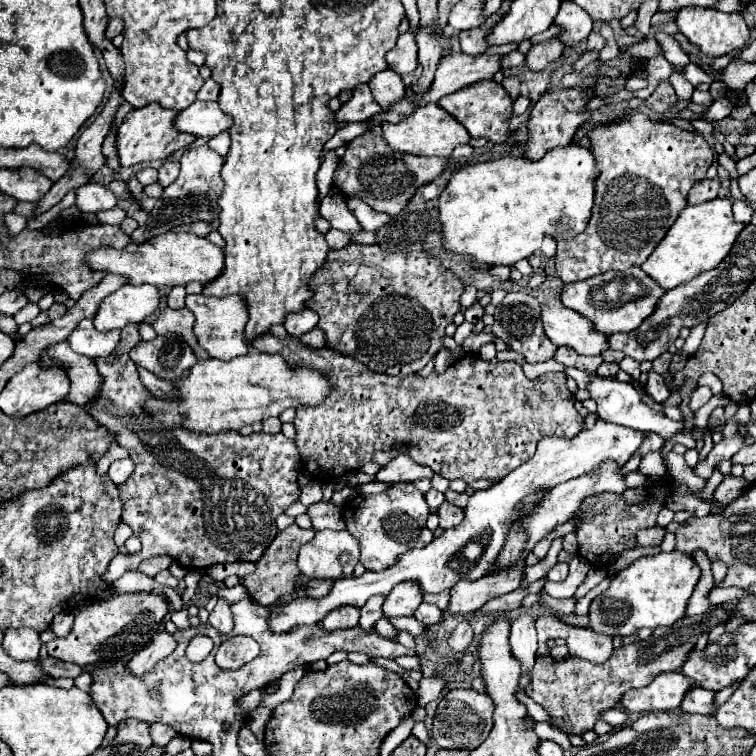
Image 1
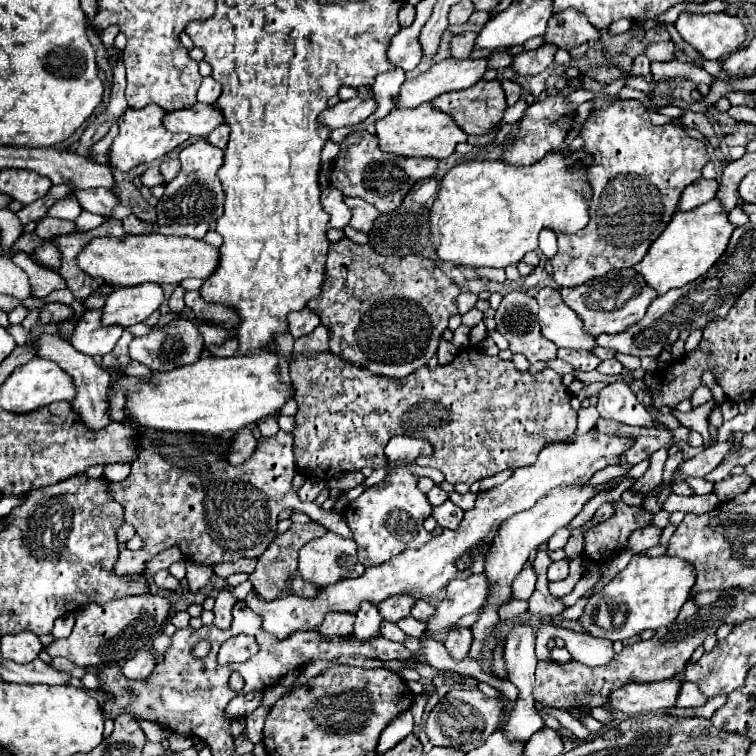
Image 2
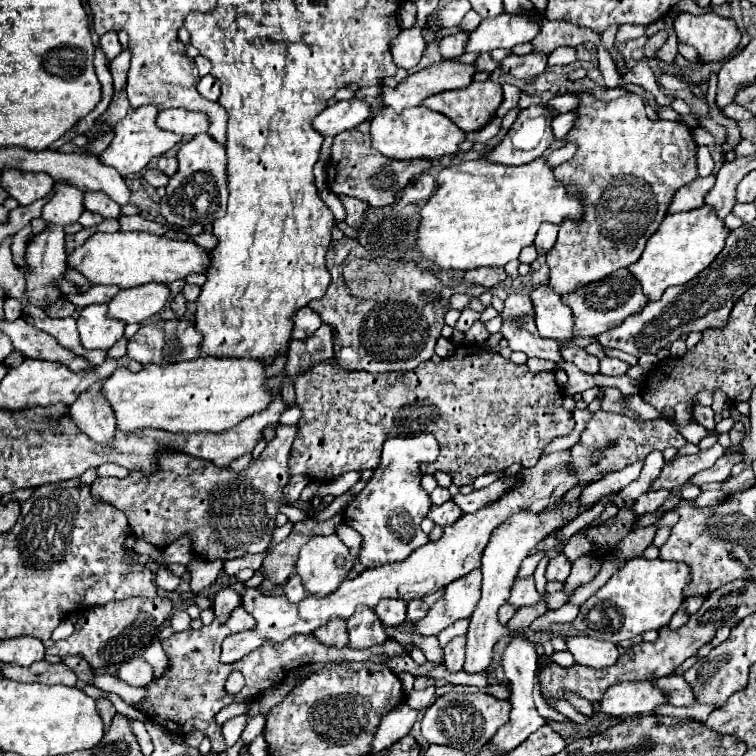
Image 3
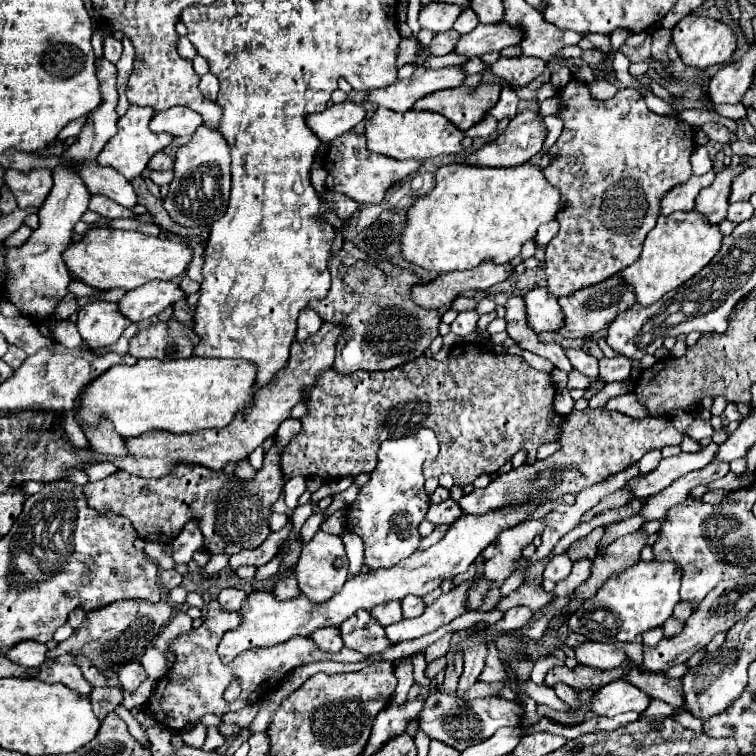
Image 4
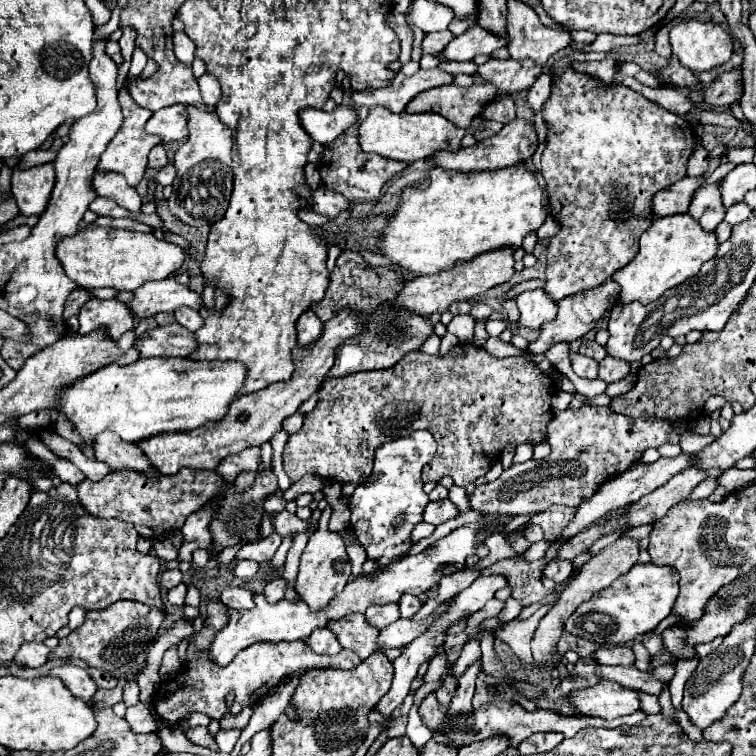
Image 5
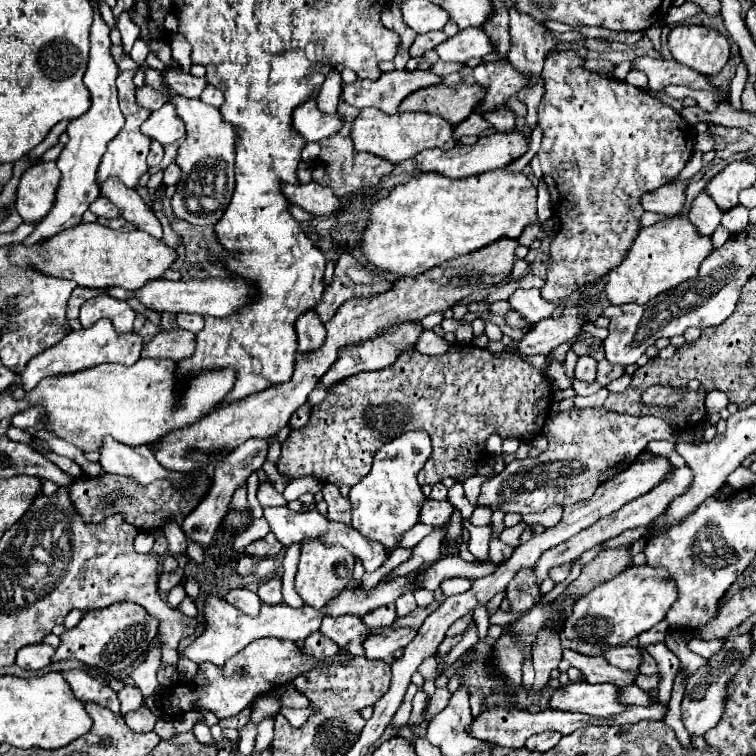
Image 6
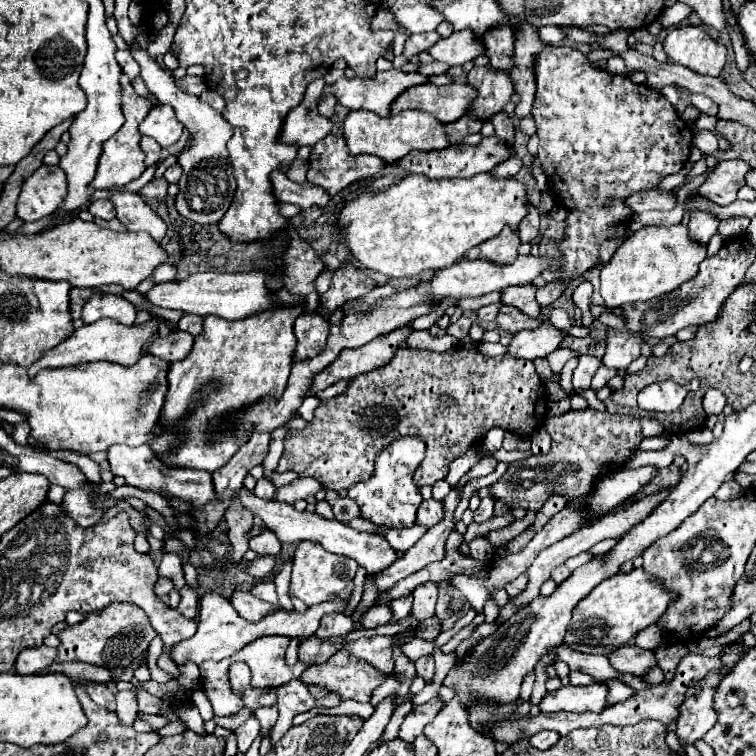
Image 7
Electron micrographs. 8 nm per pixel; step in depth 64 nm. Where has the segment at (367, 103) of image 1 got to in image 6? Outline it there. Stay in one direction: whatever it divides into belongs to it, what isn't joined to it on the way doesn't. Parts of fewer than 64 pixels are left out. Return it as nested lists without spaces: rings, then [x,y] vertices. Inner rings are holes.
[[[308,100],[302,106],[298,106],[292,114],[294,128],[306,138],[306,142],[320,142],[328,136],[334,136],[344,120],[342,116],[336,114],[324,114],[318,110],[316,100]]]

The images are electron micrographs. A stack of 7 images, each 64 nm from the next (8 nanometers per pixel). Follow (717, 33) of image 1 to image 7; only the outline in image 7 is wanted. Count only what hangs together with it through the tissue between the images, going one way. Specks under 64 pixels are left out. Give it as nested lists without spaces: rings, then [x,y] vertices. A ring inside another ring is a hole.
[[[702,26],[672,28],[664,40],[664,52],[670,62],[708,76],[720,76],[726,64],[726,46],[712,38]]]

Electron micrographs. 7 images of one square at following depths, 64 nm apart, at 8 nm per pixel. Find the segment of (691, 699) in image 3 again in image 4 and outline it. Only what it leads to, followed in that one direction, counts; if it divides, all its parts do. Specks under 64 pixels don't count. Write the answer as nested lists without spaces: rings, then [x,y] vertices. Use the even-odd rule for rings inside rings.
[[[630,670],[628,676],[624,678],[632,684],[636,684],[640,690],[648,692],[650,696],[672,704],[672,706],[684,706],[684,694],[682,694],[682,682],[676,678],[668,678],[664,674],[654,674],[654,672],[638,672]]]

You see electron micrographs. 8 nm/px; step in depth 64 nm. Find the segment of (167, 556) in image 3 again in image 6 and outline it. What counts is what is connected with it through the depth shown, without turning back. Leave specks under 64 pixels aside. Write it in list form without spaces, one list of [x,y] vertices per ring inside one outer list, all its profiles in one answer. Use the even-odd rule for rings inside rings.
[[[254,438],[254,440],[244,442],[240,448],[236,448],[236,450],[230,452],[230,454],[226,454],[224,458],[220,458],[220,464],[214,466],[214,486],[210,488],[208,496],[192,510],[192,512],[184,518],[184,522],[182,522],[182,530],[184,530],[184,534],[186,534],[192,542],[196,542],[196,544],[200,544],[200,546],[208,546],[208,544],[214,540],[216,530],[218,530],[222,518],[224,518],[226,512],[228,512],[228,504],[230,504],[230,500],[232,500],[234,490],[236,490],[250,474],[254,474],[256,470],[262,468],[262,464],[264,464],[264,460],[266,460],[266,452],[268,452],[268,440],[256,440],[256,438]]]

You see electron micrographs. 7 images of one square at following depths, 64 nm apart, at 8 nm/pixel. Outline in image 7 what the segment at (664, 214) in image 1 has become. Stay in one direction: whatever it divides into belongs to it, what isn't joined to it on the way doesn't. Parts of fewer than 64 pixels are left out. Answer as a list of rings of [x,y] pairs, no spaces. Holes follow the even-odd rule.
[[[570,46],[544,48],[536,62],[536,80],[538,100],[534,100],[532,114],[540,136],[538,160],[548,176],[548,190],[556,196],[558,204],[568,210],[566,232],[558,246],[562,254],[558,260],[560,276],[536,291],[538,304],[550,306],[564,294],[566,286],[560,286],[562,282],[570,282],[582,276],[586,270],[602,266],[600,244],[604,240],[626,238],[630,234],[632,212],[626,208],[628,196],[632,196],[632,192],[652,190],[664,176],[680,172],[690,156],[694,134],[658,90],[652,90],[644,84],[632,84],[626,76],[592,68],[588,58]]]

